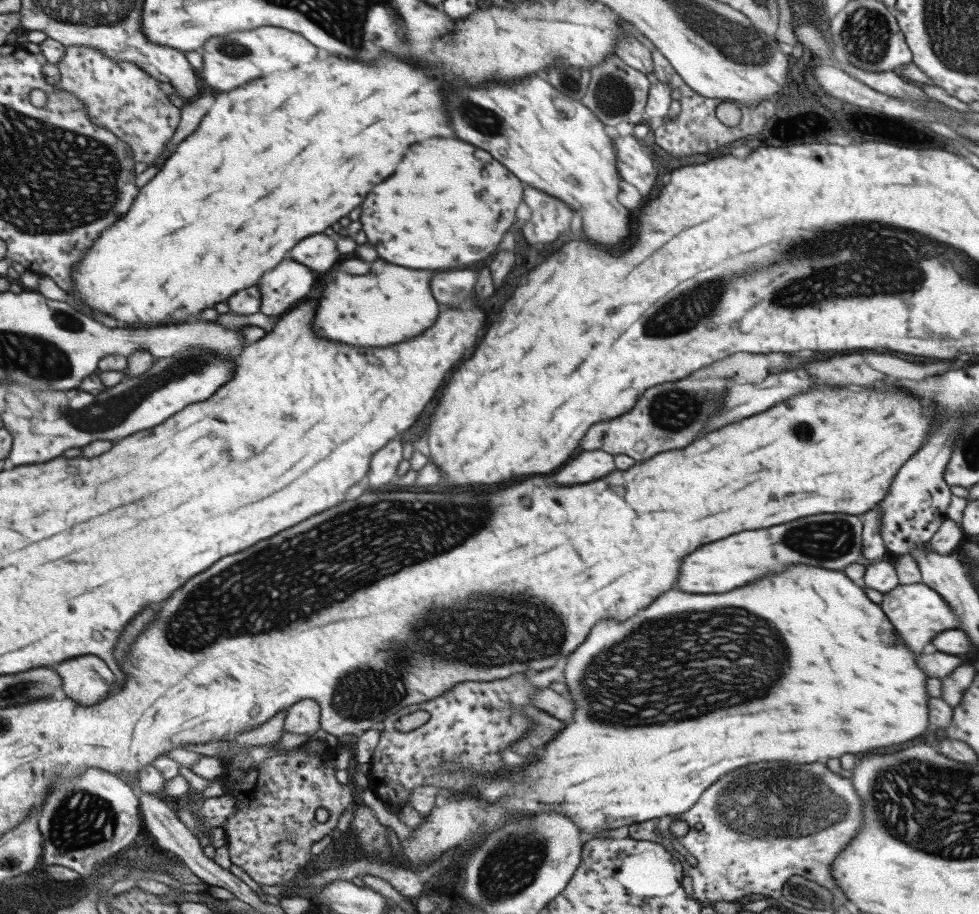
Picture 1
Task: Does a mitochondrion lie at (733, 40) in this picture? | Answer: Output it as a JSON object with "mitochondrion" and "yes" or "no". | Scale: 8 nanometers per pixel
{"mitochondrion":"yes"}

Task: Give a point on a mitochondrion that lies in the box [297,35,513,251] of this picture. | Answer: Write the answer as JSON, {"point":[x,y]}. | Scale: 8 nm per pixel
{"point":[486,121]}

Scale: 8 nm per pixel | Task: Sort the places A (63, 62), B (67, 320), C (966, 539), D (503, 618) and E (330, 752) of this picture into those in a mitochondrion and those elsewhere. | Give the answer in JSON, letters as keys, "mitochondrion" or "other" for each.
{"A":"other","B":"mitochondrion","C":"other","D":"mitochondrion","E":"other"}

